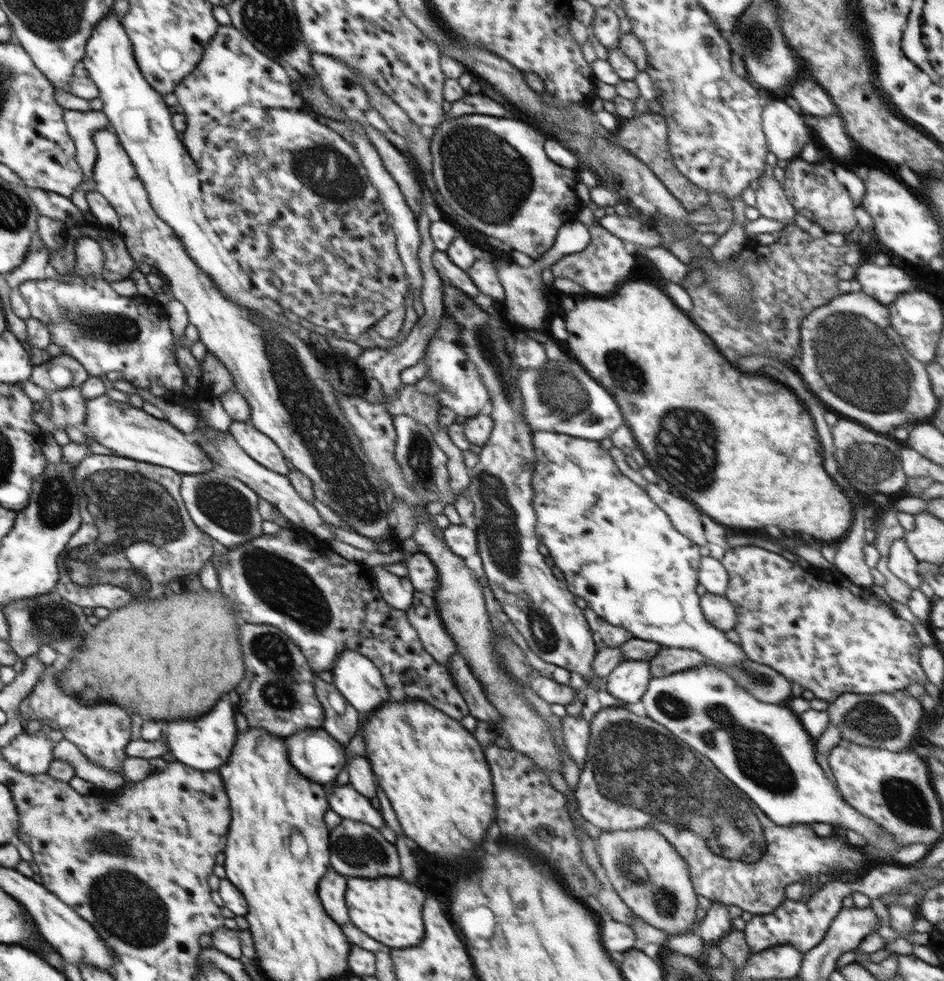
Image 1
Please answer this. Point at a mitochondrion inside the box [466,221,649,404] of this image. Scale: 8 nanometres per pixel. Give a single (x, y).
(626, 372)

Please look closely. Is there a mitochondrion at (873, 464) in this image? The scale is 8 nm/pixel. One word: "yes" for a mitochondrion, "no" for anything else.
yes

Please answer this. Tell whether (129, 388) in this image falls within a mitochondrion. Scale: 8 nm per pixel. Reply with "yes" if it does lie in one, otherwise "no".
no

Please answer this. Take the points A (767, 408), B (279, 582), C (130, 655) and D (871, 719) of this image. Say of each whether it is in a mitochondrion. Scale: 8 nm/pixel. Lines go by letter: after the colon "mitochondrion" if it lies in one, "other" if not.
A: other
B: mitochondrion
C: other
D: mitochondrion

